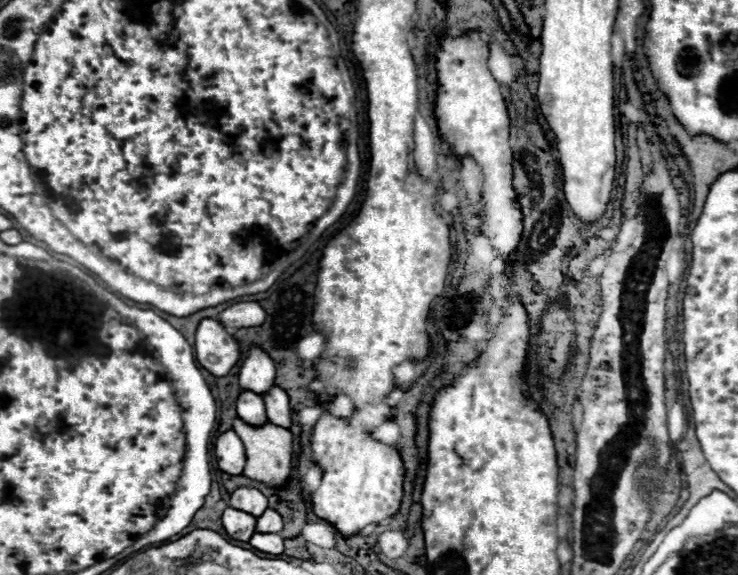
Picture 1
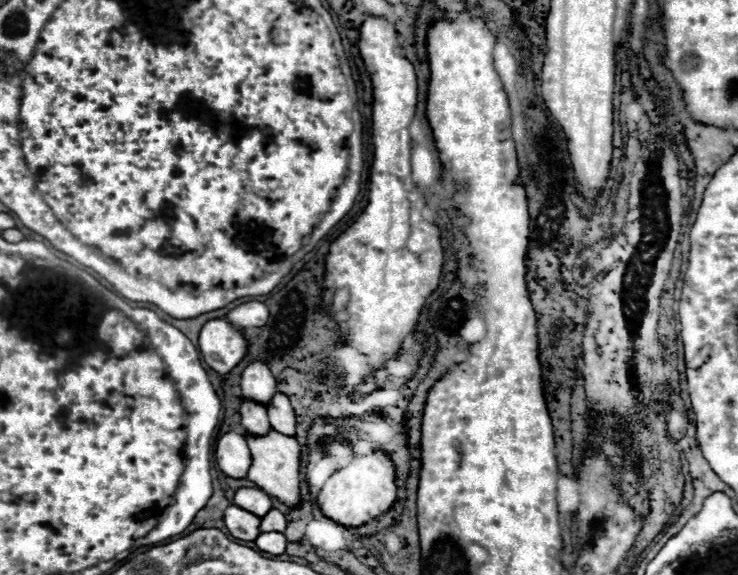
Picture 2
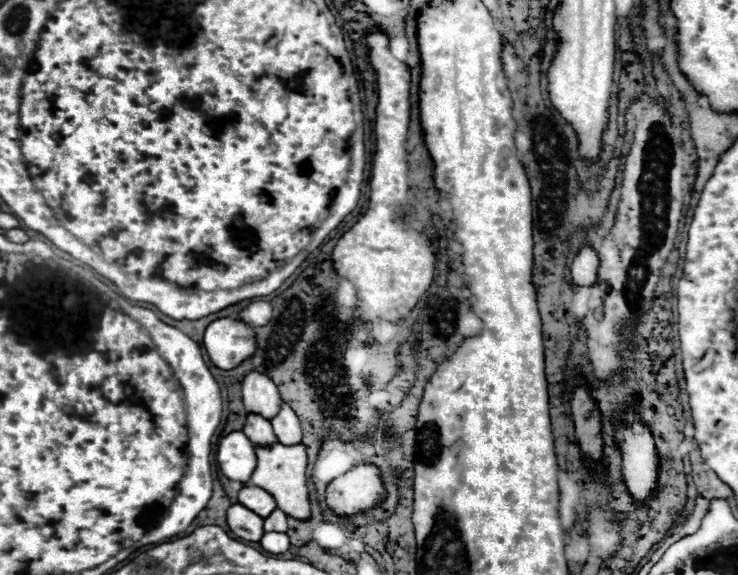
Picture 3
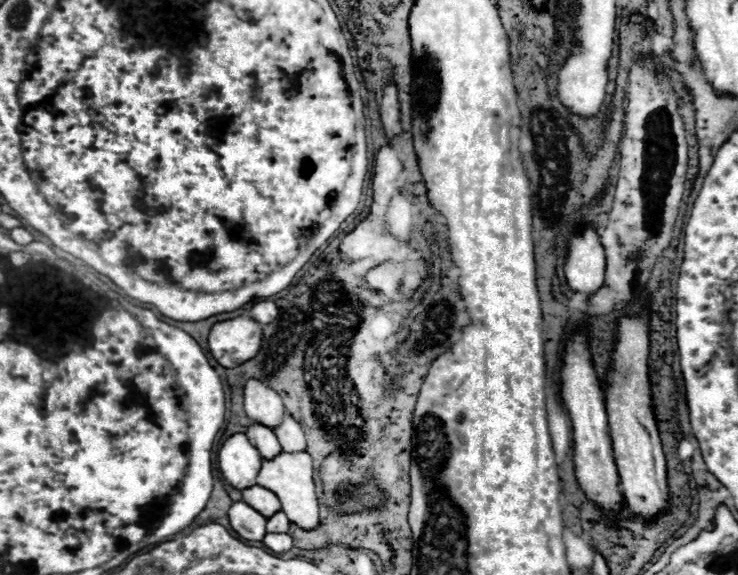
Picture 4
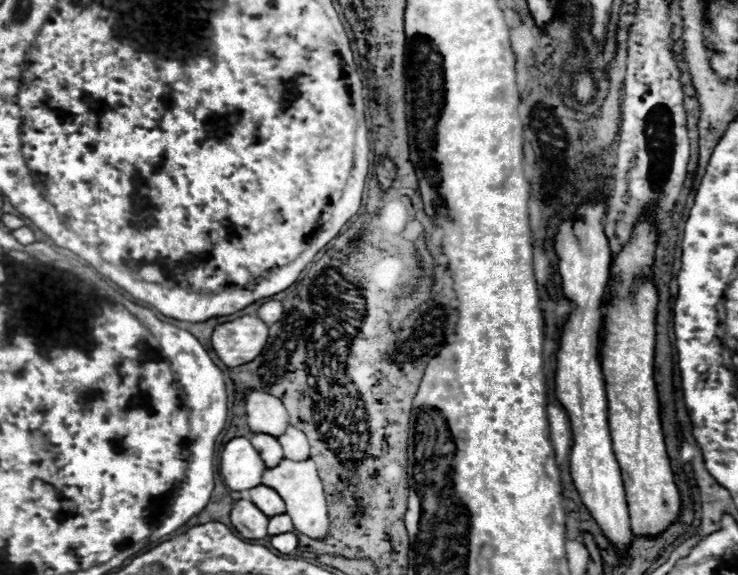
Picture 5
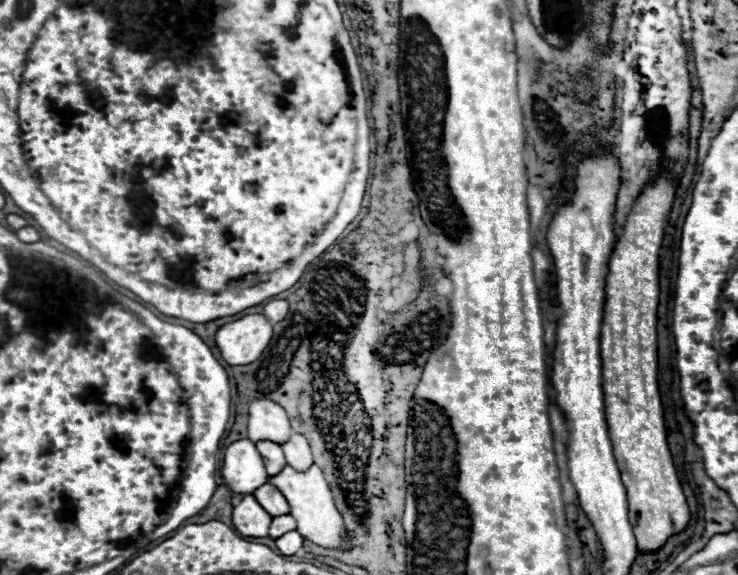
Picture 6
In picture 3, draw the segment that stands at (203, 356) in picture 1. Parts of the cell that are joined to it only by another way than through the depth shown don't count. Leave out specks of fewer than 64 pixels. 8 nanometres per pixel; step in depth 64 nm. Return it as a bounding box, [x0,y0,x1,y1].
[204,318,256,370]

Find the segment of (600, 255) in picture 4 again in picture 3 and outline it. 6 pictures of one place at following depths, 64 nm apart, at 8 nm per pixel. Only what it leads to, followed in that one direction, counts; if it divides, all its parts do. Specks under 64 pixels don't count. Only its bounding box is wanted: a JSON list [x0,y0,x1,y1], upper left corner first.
[570,248,598,286]

